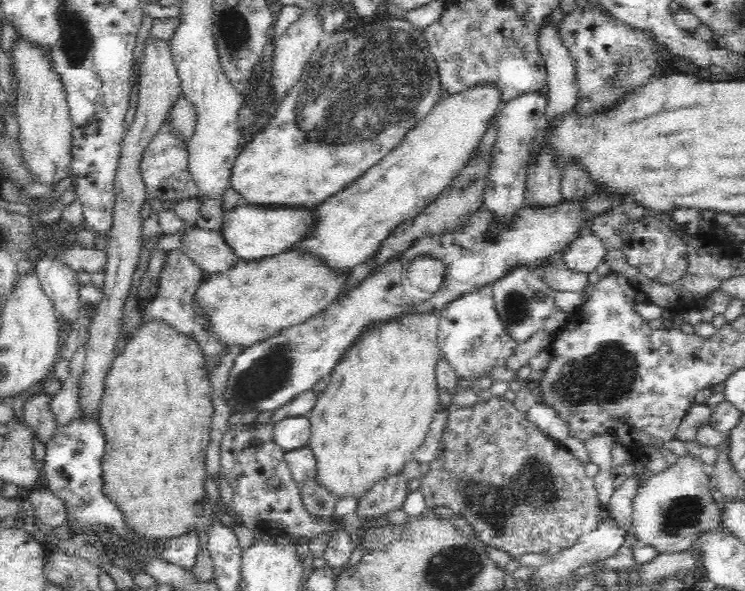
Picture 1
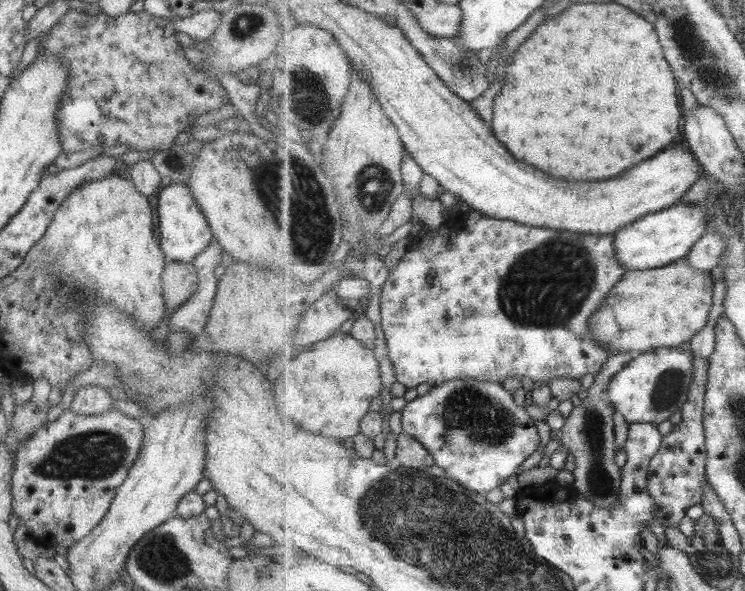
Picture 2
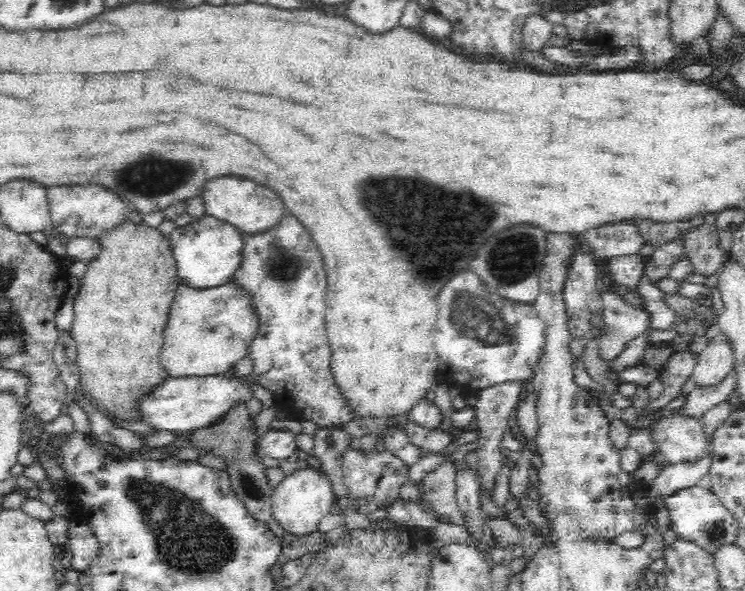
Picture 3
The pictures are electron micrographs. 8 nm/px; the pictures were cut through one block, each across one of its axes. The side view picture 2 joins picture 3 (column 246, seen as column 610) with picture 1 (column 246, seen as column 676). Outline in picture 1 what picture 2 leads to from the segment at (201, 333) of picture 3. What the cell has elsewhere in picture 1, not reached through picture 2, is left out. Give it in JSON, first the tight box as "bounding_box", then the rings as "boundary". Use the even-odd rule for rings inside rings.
{"bounding_box":[192,251,347,352],"boundary":[[[286,251],[258,261],[240,261],[226,271],[204,273],[202,282],[193,294],[192,306],[200,319],[206,319],[204,333],[208,333],[226,352],[234,346],[244,348],[277,336],[284,329],[307,322],[312,316],[327,309],[342,292],[347,276],[335,276],[313,256],[299,256],[299,252]]]}

